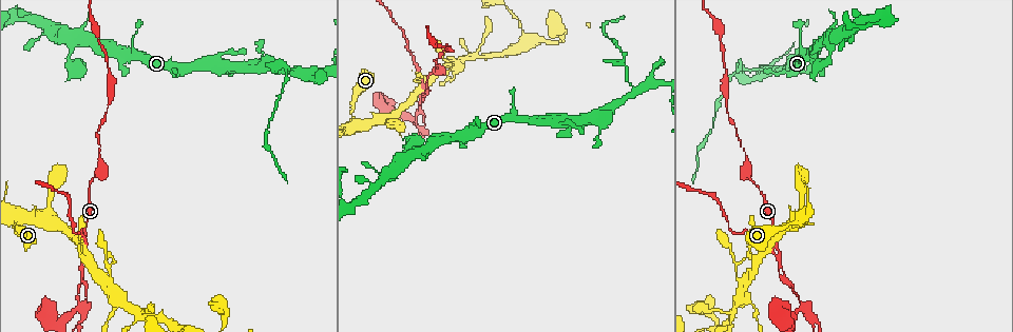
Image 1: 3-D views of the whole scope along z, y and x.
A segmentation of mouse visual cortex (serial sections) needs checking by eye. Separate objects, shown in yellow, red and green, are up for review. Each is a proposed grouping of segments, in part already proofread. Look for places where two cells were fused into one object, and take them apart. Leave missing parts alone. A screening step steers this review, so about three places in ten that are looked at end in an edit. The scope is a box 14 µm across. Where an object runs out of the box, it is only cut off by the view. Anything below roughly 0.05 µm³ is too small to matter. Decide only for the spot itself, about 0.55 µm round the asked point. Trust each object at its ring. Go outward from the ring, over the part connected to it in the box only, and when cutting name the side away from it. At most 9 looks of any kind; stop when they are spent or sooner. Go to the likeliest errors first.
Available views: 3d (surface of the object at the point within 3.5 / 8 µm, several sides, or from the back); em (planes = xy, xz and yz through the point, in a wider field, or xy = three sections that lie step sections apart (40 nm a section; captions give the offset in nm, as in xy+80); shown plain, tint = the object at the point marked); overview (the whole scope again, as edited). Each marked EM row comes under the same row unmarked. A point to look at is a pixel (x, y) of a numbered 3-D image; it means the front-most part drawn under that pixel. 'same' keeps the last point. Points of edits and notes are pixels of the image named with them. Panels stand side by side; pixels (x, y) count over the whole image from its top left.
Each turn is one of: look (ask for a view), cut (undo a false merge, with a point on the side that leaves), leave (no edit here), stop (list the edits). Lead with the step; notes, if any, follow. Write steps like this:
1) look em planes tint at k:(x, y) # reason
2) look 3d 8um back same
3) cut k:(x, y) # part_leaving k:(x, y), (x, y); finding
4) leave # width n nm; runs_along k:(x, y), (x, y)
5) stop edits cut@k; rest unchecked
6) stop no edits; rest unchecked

look 3d 3.5um at 1:(801, 219) # abrupt turn

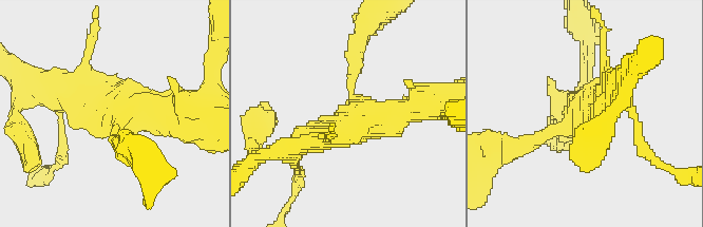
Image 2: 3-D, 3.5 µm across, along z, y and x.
look em xy step 3 tint at 2:(358, 120)

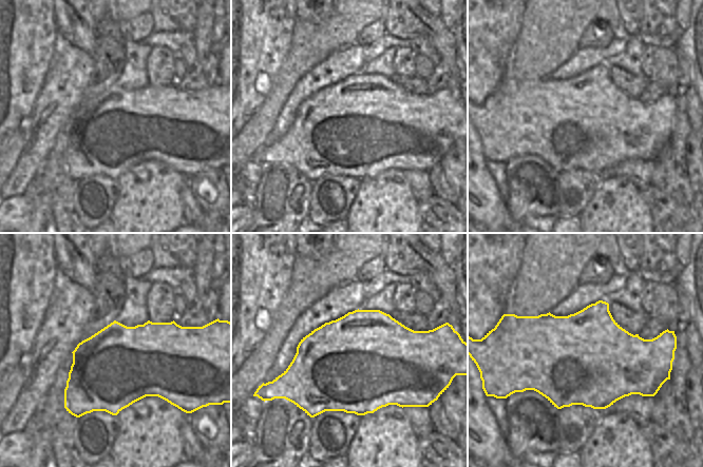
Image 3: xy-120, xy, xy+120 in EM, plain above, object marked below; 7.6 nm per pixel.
leave # runs_along 2:(355, 59), (358, 119), (426, 102); continuous, no second cell

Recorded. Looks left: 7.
look 3d 8um at 1:(445, 64) # a fork

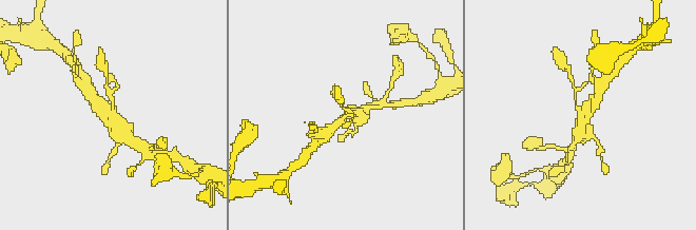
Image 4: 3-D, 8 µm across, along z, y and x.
look 3d 3.5um at 4:(586, 116)

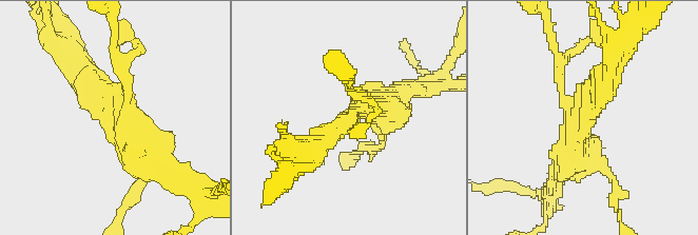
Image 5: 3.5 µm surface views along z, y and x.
look em xy step 3 tint at 5:(581, 113) # arms 3; arm_widths 150, 350, 500 nm

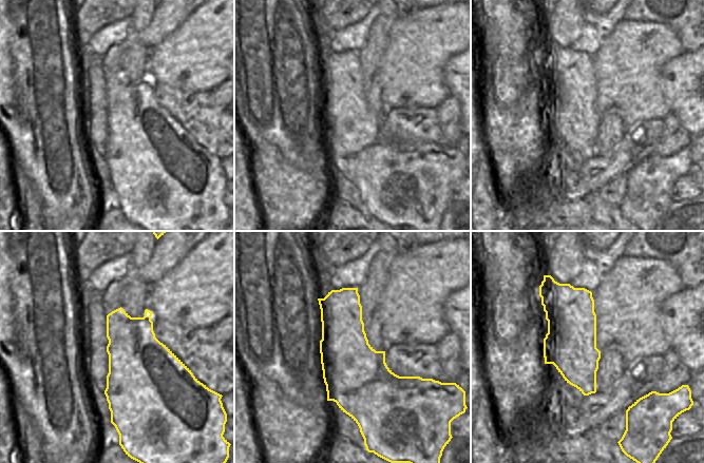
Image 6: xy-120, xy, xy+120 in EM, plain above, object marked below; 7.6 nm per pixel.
leave # runs_along 5:(78, 66), (162, 168); continuous, no second cell

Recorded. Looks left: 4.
look 3d 8um at 1:(732, 311) # four-way junction

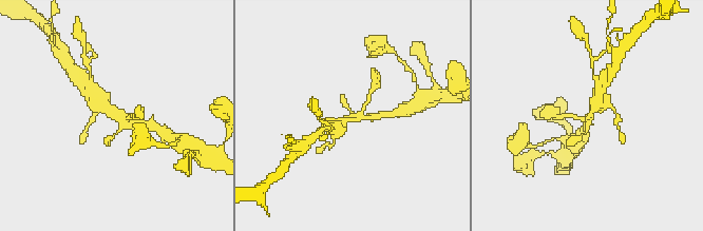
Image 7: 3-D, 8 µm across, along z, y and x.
look 3d 3.5um at 7:(122, 120)

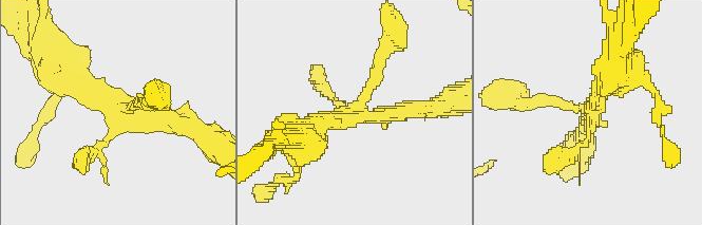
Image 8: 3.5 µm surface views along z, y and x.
look em xy step 5 tint at 8:(595, 108) # need the tissue

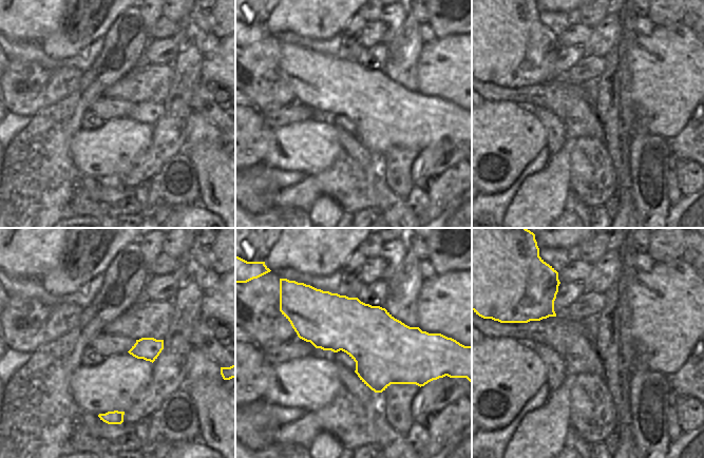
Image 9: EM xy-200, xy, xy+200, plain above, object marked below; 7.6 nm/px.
leave # width 500 nm; runs_along 8:(64, 73), (103, 105), (188, 125); all the same cell

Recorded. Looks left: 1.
stop no edits; rest unchecked

